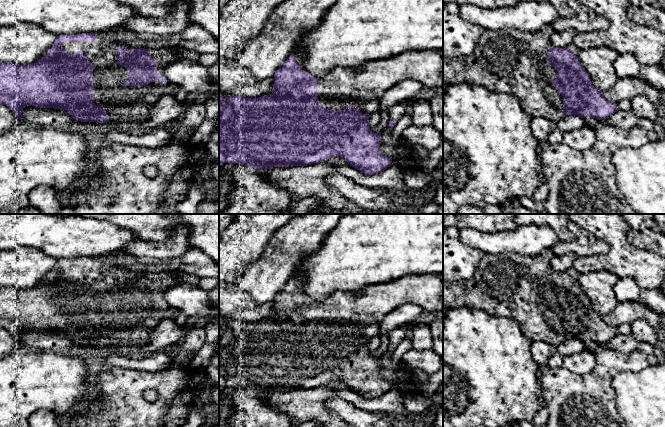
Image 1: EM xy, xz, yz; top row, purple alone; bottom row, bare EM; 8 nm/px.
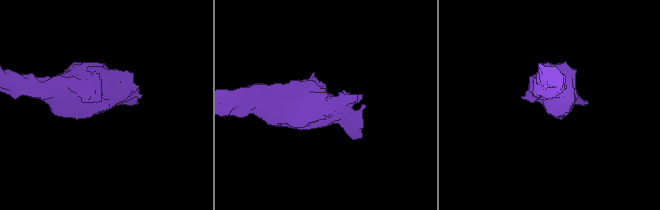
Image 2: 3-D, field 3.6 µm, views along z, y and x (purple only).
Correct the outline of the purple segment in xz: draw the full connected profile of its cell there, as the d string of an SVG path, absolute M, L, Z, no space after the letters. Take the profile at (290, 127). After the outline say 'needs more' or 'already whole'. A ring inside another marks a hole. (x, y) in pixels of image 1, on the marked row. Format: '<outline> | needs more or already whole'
M409 50L390 58L374 59L357 67L344 68L337 66L325 75L317 78L304 70L304 57L305 54L303 51L292 53L284 65L275 72L275 81L273 84L275 92L273 94L253 99L237 95L232 95L228 98L219 97L219 163L239 163L256 169L270 169L273 167L307 166L340 156L343 157L350 166L365 175L378 174L391 166L390 159L380 150L381 132L371 132L368 122L369 117L373 113L379 113L381 96L386 90L395 86L397 83L409 79L421 82L425 88L443 87L443 50Z | needs more

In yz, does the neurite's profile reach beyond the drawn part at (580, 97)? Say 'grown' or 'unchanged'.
grown

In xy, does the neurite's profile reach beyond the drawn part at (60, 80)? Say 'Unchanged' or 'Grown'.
Grown

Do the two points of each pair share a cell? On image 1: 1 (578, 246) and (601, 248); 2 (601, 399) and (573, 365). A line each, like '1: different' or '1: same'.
1: same
2: different

